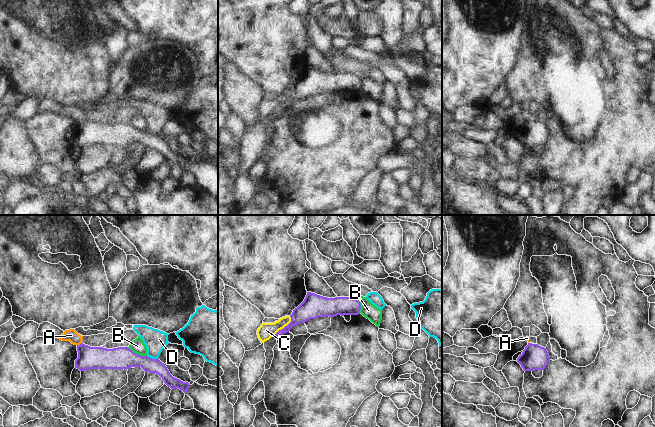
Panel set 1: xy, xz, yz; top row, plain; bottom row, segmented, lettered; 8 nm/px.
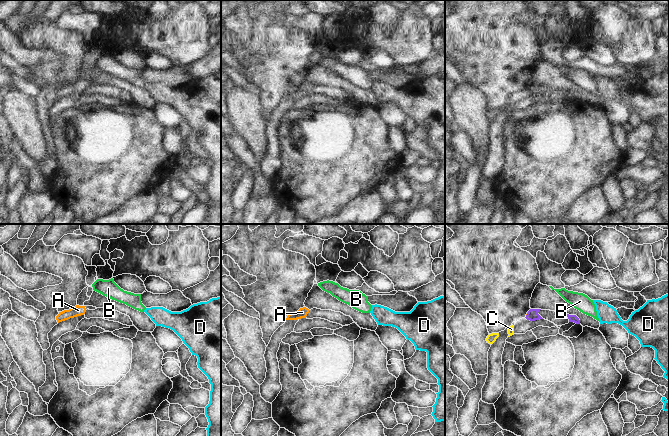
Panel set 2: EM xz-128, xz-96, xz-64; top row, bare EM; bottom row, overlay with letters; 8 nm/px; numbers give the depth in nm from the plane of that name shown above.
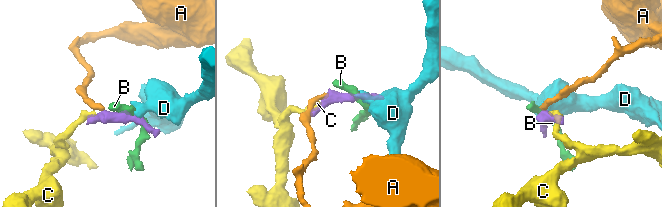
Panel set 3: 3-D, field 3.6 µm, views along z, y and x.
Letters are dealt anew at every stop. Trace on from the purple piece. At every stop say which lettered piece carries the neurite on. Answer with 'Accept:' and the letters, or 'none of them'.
Accept: none of them

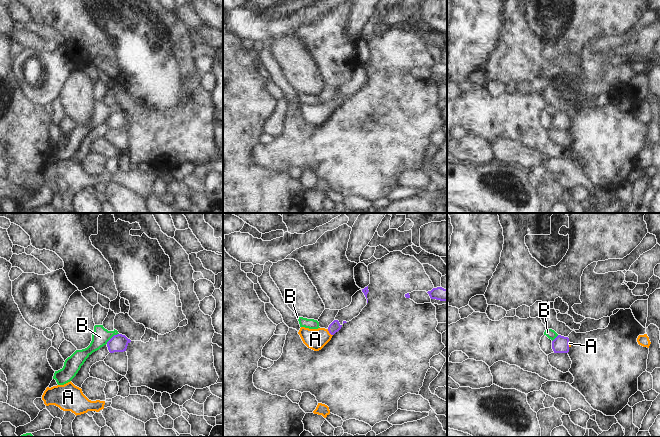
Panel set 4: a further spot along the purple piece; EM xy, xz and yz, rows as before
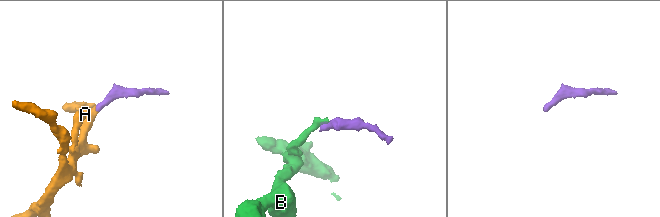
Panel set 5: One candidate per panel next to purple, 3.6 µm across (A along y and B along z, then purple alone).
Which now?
Accept: A

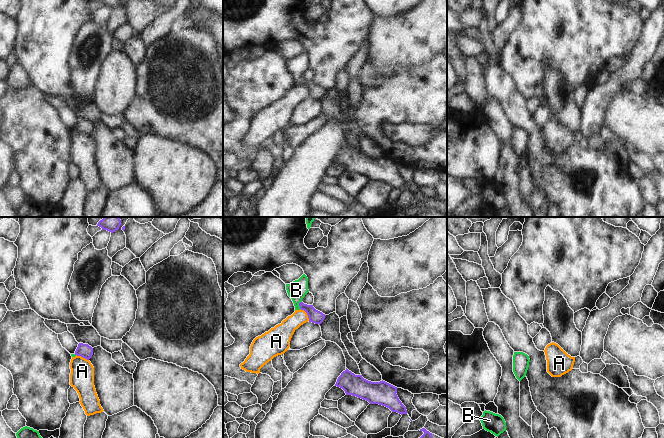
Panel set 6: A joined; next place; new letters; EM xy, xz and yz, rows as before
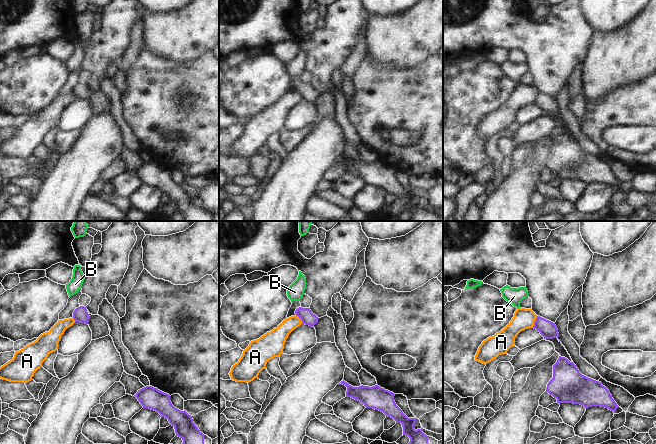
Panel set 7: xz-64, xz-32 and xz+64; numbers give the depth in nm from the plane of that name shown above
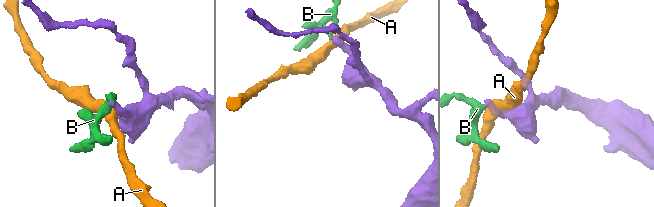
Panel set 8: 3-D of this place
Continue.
Accept: B

